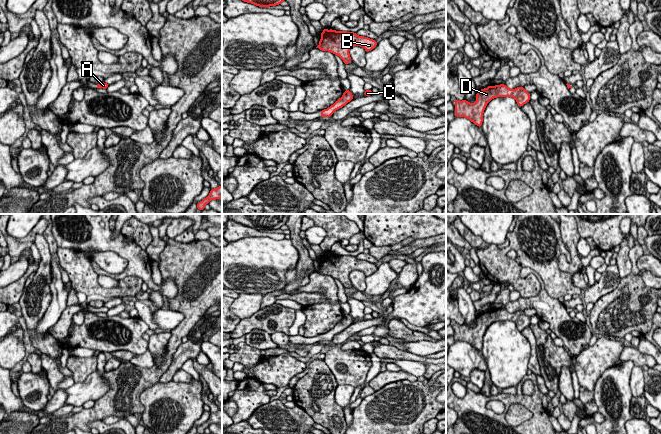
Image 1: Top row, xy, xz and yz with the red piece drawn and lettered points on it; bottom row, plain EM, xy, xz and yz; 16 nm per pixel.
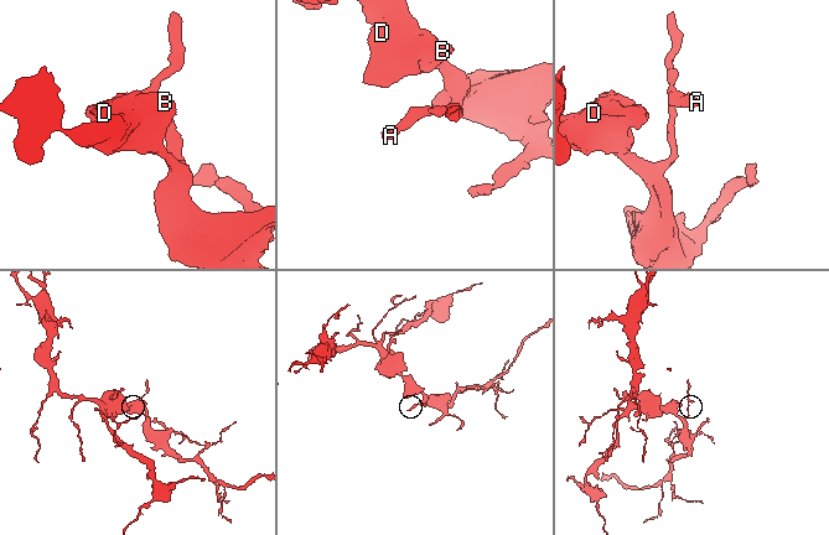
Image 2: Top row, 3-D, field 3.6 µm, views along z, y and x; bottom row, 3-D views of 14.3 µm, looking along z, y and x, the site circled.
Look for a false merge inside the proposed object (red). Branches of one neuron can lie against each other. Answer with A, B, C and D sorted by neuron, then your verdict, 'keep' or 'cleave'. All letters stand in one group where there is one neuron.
A B C D | keep

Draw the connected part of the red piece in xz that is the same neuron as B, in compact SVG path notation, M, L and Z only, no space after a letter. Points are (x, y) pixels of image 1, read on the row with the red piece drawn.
M324 28L320 35L321 39L316 48L338 55L343 60L344 64L352 62L349 54L352 47L360 46L363 47L366 52L369 52L378 44L375 40L359 36L354 32L328 30Z

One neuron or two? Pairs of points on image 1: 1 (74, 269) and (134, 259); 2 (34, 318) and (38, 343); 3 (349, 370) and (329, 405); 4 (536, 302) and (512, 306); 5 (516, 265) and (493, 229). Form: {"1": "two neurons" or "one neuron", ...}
{"1": "two neurons", "2": "one neuron", "3": "two neurons", "4": "one neuron", "5": "two neurons"}

